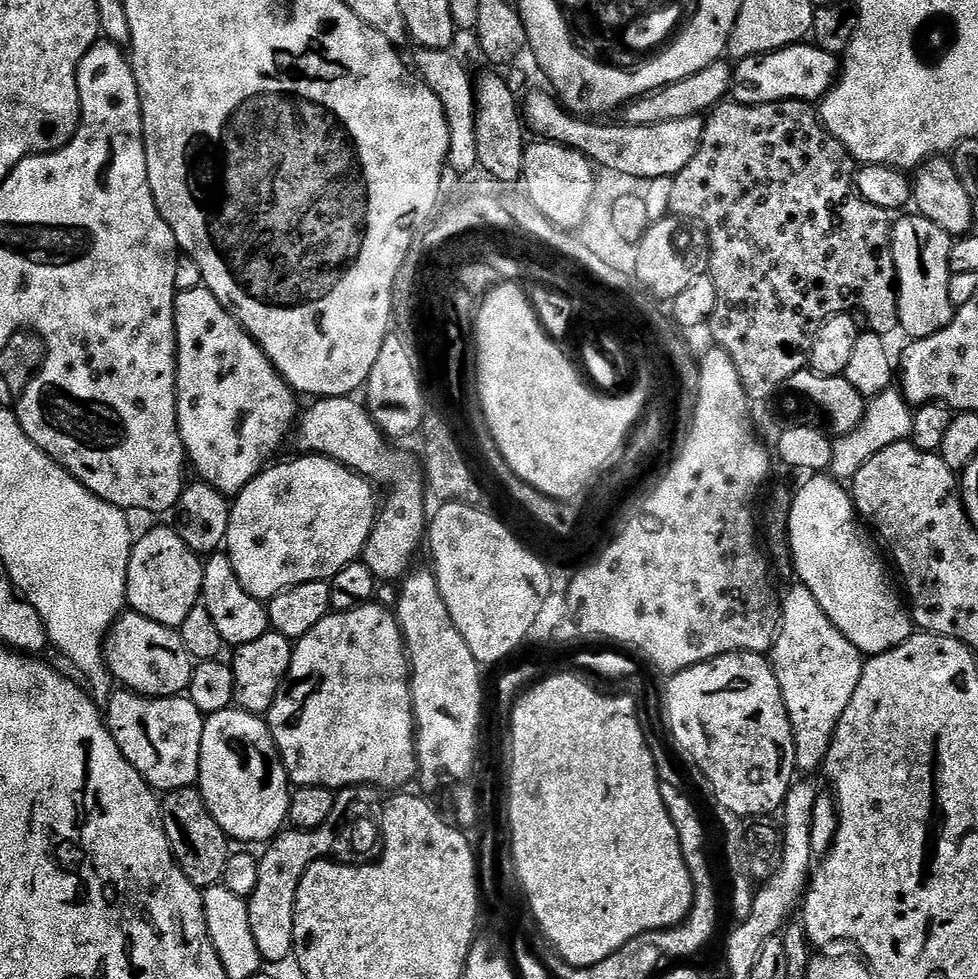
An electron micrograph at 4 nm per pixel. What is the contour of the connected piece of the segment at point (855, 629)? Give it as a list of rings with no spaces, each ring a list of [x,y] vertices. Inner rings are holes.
[[[816,474],[805,480],[808,481],[797,490],[796,496],[794,492],[791,497],[788,509],[788,551],[795,575],[800,575],[799,583],[812,591],[818,606],[822,606],[830,622],[834,622],[840,633],[865,657],[880,656],[883,652],[905,644],[914,634],[911,611],[902,600],[900,605],[900,600],[892,589],[892,580],[884,569],[883,558],[876,553],[875,546],[860,529],[861,521],[849,489],[828,474]]]

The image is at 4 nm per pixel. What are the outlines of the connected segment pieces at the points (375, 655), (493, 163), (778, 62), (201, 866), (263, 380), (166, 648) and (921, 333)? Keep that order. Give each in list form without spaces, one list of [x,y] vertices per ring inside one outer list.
[[[373,602],[371,604],[362,604],[359,608],[352,608],[349,612],[337,612],[333,611],[326,618],[322,618],[322,622],[318,622],[318,626],[314,626],[314,630],[310,630],[310,634],[306,634],[300,640],[295,641],[292,650],[292,661],[288,667],[288,672],[284,676],[284,680],[280,683],[280,689],[278,694],[274,698],[274,702],[270,706],[270,710],[266,714],[266,723],[268,729],[272,731],[272,740],[276,743],[276,751],[280,753],[280,760],[284,763],[284,768],[288,771],[288,779],[293,785],[305,788],[306,786],[318,786],[319,788],[331,788],[333,790],[339,790],[342,788],[359,788],[361,786],[371,786],[377,790],[385,790],[384,788],[396,788],[392,790],[400,790],[403,784],[408,784],[413,779],[414,781],[418,776],[418,765],[416,763],[416,722],[415,714],[412,712],[412,700],[411,700],[411,686],[409,684],[410,667],[408,661],[408,652],[404,644],[404,636],[400,630],[400,624],[395,615],[391,611],[388,612],[383,608],[379,602]]]
[[[488,70],[475,77],[475,118],[477,132],[477,162],[496,180],[512,184],[524,174],[526,125],[522,117],[522,104],[509,81],[496,70]]]
[[[801,42],[764,56],[751,56],[732,69],[731,99],[738,104],[769,104],[783,100],[819,102],[832,91],[842,64],[837,53],[817,48],[815,43]]]
[[[199,787],[179,788],[167,793],[162,800],[162,815],[166,838],[182,874],[186,874],[192,885],[201,890],[219,885],[230,855],[230,841],[222,826],[214,822]]]
[[[206,287],[177,292],[176,294],[176,421],[180,427],[180,437],[184,443],[184,450],[187,459],[196,467],[196,472],[201,481],[210,486],[214,486],[225,496],[235,497],[237,492],[241,492],[254,477],[264,471],[266,465],[273,459],[272,455],[284,444],[284,439],[288,435],[293,435],[298,424],[298,408],[296,412],[297,393],[292,391],[285,380],[280,377],[280,373],[268,360],[268,356],[259,348],[256,341],[241,328],[240,323],[228,313],[227,308],[214,298],[214,294]]]
[[[128,610],[112,625],[104,642],[104,663],[125,689],[142,696],[179,696],[187,693],[194,661],[179,631]]]
[[[911,215],[902,217],[900,221],[897,219],[892,225],[892,257],[900,306],[899,331],[904,331],[912,340],[921,340],[930,338],[930,334],[938,334],[938,330],[945,328],[954,315],[948,289],[952,277],[948,267],[953,237],[934,226],[934,222],[925,216]]]

